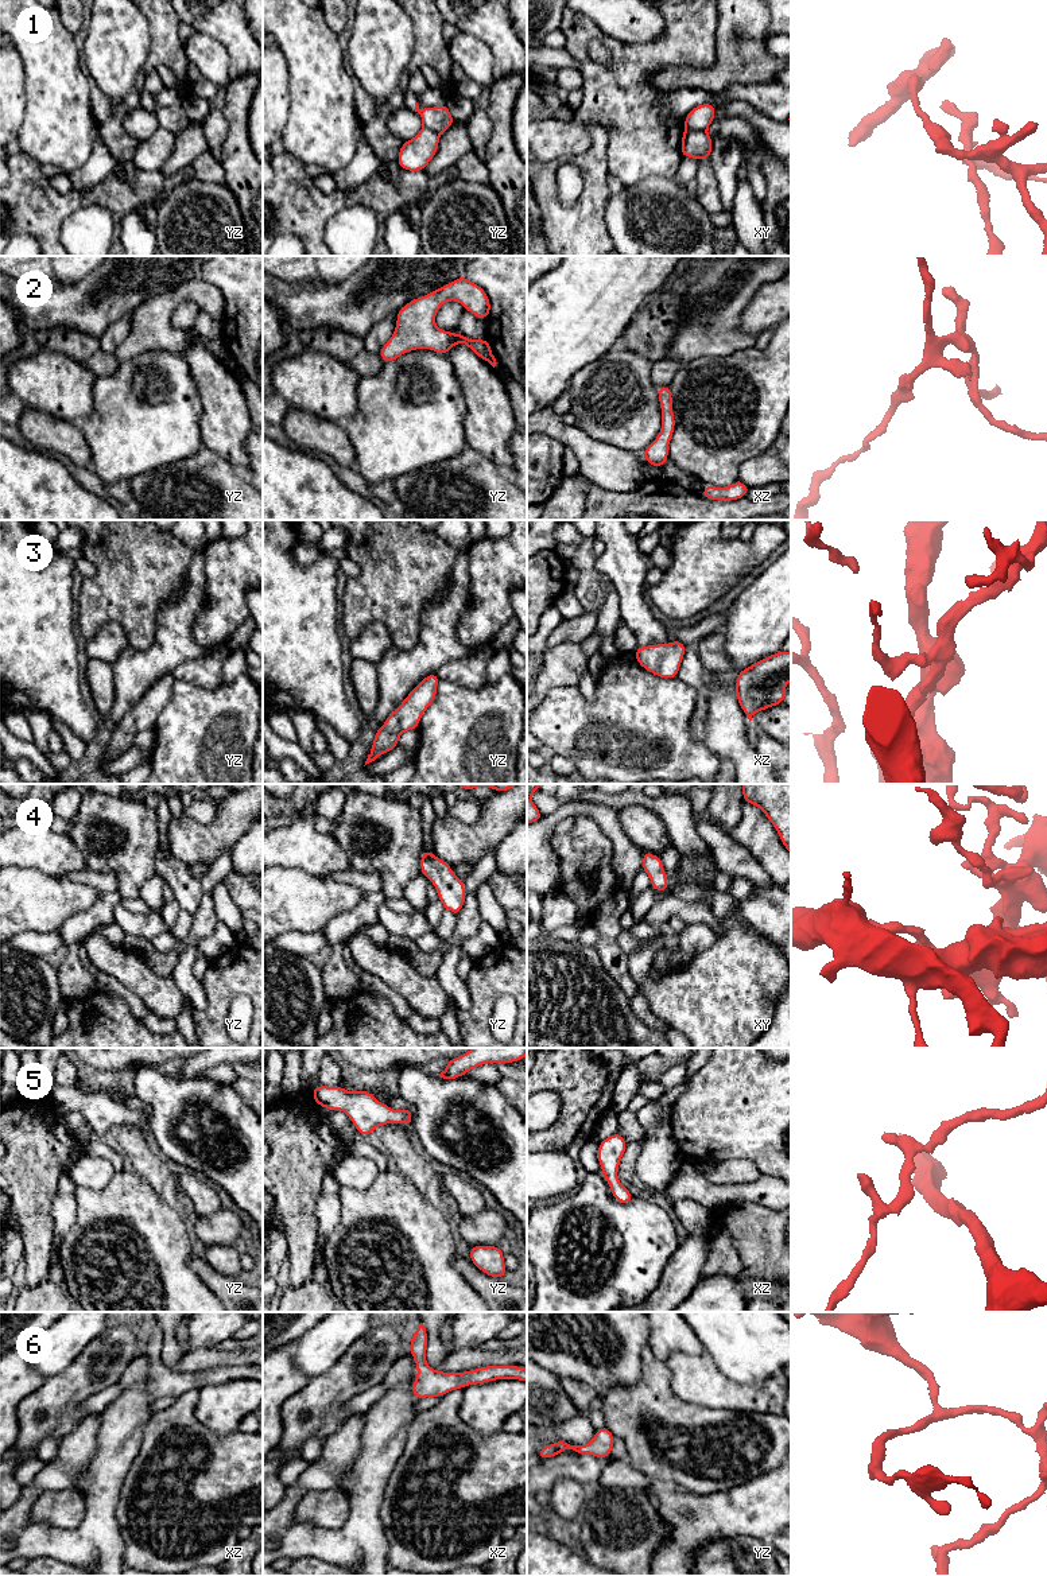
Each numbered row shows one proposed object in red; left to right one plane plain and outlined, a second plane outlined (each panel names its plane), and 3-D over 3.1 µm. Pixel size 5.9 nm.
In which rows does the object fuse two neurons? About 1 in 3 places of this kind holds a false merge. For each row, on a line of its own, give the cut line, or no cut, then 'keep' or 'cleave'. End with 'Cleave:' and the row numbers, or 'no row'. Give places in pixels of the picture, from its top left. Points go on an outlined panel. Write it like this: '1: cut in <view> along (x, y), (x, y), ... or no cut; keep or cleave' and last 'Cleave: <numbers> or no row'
1: cut in xy along (686, 128), (705, 131); cleave
2: no cut; keep
3: no cut; keep
4: no cut; keep
5: no cut; keep
6: no cut; keep
Cleave: 1

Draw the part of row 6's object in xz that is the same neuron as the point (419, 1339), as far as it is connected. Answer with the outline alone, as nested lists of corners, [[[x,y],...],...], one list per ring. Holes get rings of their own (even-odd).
[[[420,1323],[410,1340],[410,1352],[418,1369],[418,1377],[412,1382],[411,1390],[418,1400],[442,1397],[454,1389],[462,1390],[468,1385],[478,1385],[497,1379],[519,1379],[527,1382],[527,1369],[520,1366],[482,1366],[462,1373],[433,1370],[426,1362],[427,1342],[427,1331]]]

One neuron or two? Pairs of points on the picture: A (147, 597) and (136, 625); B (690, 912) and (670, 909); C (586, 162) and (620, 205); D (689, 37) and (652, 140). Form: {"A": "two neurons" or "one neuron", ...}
{"A": "one neuron", "B": "one neuron", "C": "two neurons", "D": "one neuron"}

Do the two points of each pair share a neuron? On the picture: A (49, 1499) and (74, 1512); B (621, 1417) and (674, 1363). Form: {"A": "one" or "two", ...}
{"A": "one", "B": "two"}

